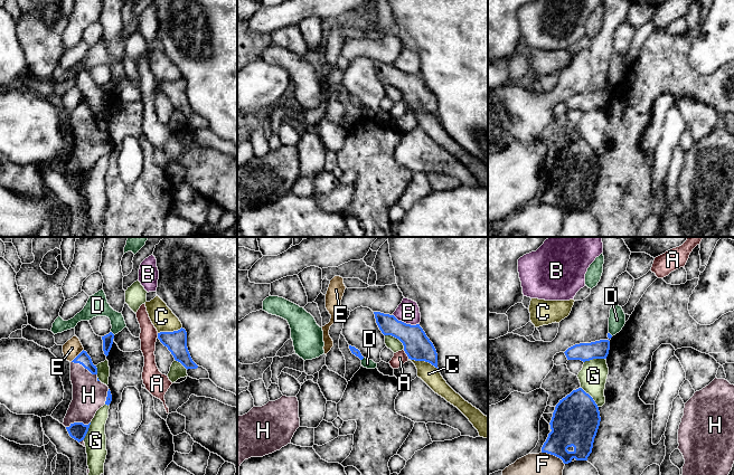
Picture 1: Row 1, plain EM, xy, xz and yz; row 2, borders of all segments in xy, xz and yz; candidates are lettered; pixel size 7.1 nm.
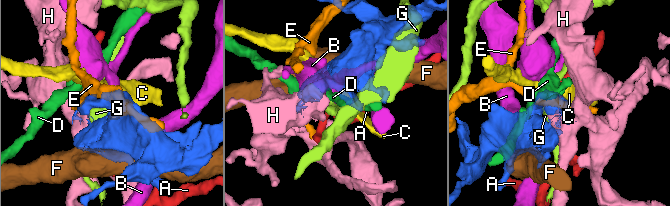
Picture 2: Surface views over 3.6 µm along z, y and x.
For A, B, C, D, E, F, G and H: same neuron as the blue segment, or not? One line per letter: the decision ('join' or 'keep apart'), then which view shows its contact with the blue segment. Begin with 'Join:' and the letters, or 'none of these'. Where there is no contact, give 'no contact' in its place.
Join: H
A: keep apart; contact in xz
B: keep apart; contact in xz
C: keep apart; contact in xz
D: keep apart; contact in xy
E: keep apart; contact in xy
F: keep apart; contact in yz
G: keep apart; contact in xz
H: join; contact in xy

